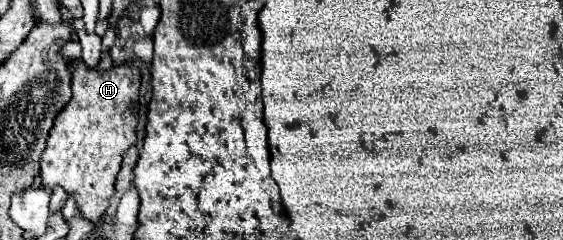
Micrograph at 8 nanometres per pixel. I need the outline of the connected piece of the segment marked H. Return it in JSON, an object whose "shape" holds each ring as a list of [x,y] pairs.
{"shape":[[[81,58],[69,60],[71,68],[71,86],[73,96],[69,100],[69,106],[57,114],[57,122],[53,122],[53,130],[49,132],[47,148],[41,154],[41,178],[43,186],[63,186],[67,194],[71,194],[77,200],[79,212],[87,220],[99,220],[107,206],[109,198],[115,192],[115,180],[121,168],[121,154],[135,144],[135,128],[139,122],[137,110],[139,110],[139,84],[141,84],[141,70],[135,68],[133,62],[125,62],[121,66],[99,70],[89,68]]]}

